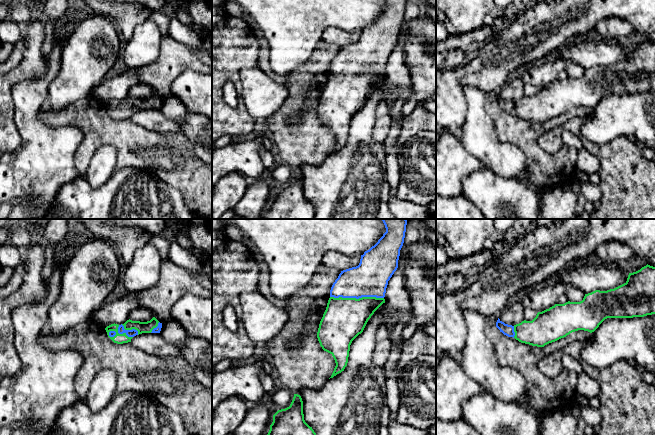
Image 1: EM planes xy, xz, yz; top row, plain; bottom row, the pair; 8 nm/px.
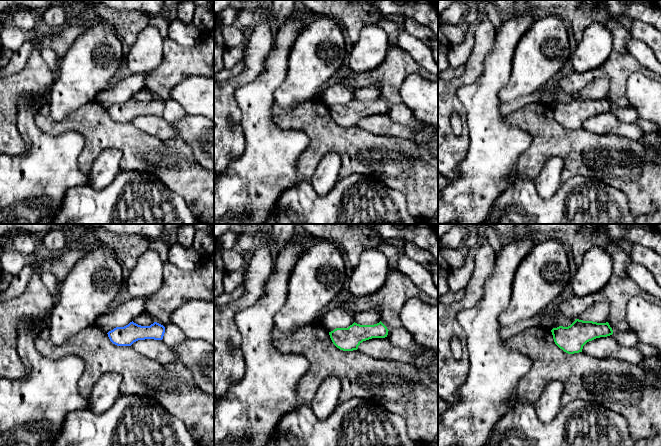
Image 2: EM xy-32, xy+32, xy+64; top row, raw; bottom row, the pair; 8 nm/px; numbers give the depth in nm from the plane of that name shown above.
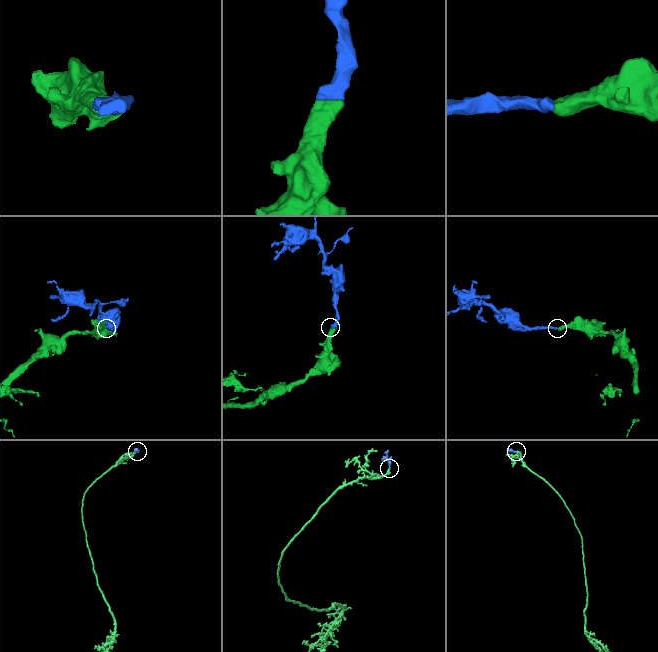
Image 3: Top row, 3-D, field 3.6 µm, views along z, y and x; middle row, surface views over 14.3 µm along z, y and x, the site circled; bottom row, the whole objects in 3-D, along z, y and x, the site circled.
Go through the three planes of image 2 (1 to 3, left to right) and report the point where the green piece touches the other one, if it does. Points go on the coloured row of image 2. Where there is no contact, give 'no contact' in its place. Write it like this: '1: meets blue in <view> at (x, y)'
1: no contact
2: no contact
3: no contact

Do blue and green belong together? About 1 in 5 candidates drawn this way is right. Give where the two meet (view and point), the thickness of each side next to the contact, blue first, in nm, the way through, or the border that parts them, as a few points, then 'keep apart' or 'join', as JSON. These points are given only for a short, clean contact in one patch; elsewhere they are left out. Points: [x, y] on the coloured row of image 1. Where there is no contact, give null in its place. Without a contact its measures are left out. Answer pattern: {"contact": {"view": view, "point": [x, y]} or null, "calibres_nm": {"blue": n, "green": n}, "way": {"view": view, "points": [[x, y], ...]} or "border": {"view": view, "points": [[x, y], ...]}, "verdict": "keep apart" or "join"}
{"contact": {"view": "xz", "point": [357, 298]}, "calibres_nm": {"blue": 300, "green": 340}, "way": {"view": "xz", "points": [[370, 278], [357, 293], [357, 298], [349, 307], [344, 319]]}, "verdict": "join"}

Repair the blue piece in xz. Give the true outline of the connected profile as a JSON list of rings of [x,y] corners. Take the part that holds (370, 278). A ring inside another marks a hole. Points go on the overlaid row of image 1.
[[[381,219],[386,232],[369,250],[361,255],[360,263],[341,271],[330,290],[330,298],[320,321],[317,338],[322,349],[330,353],[336,363],[330,378],[344,371],[348,363],[350,345],[363,332],[374,312],[385,303],[388,281],[398,268],[400,250],[404,243],[406,219]]]

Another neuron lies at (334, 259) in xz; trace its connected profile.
[[[328,250],[324,254],[321,264],[343,271],[358,266],[360,259],[361,255],[346,255],[338,251]]]

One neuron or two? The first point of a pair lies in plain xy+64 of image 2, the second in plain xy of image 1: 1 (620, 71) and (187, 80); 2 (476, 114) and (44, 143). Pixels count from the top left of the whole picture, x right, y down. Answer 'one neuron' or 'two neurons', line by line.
1: two neurons
2: one neuron

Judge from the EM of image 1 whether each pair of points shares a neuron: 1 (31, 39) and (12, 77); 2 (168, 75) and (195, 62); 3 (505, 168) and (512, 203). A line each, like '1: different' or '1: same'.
1: same
2: same
3: different

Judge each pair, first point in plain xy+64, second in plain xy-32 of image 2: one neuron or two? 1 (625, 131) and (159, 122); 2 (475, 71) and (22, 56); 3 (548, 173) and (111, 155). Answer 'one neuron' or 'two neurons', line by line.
1: one neuron
2: two neurons
3: one neuron

